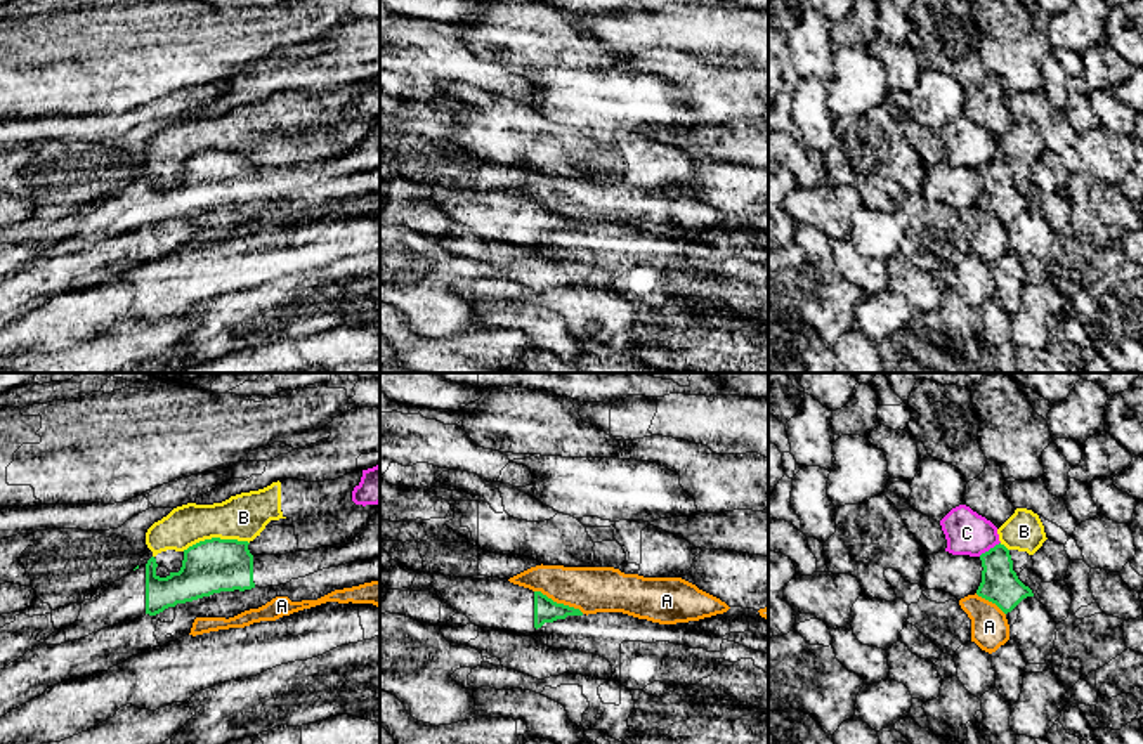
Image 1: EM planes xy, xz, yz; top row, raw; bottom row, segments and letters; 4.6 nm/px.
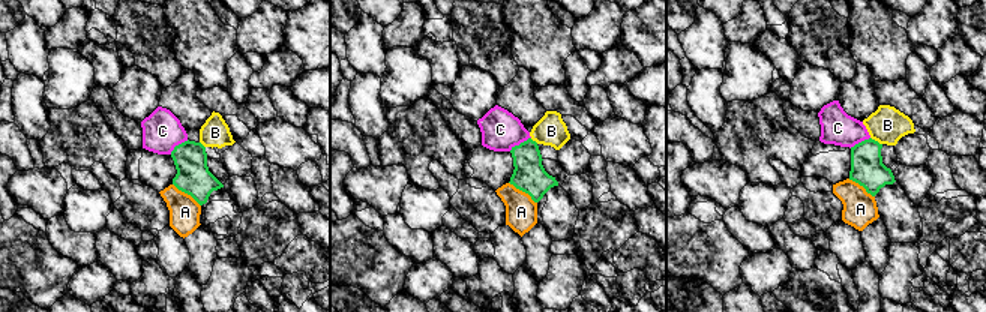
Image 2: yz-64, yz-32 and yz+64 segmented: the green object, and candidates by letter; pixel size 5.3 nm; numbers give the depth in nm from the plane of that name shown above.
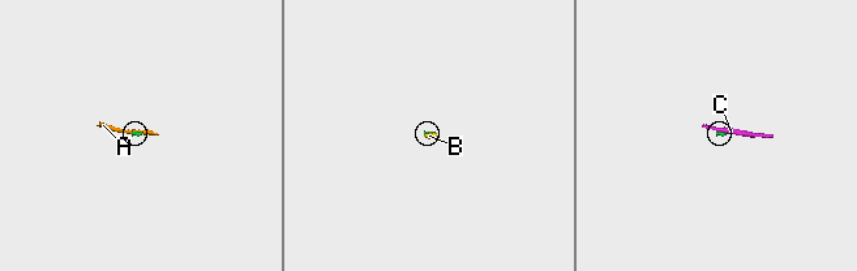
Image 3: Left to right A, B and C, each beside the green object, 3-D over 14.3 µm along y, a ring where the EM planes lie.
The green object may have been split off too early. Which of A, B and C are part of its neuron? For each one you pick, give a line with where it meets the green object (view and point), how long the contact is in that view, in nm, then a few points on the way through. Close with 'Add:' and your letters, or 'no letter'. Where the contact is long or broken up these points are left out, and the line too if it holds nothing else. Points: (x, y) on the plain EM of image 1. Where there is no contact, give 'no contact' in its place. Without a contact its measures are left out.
Add: no letter

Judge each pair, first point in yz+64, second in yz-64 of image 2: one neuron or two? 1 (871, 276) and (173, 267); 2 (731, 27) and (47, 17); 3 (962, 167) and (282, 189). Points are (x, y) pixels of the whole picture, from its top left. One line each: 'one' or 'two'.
1: one
2: two
3: one

